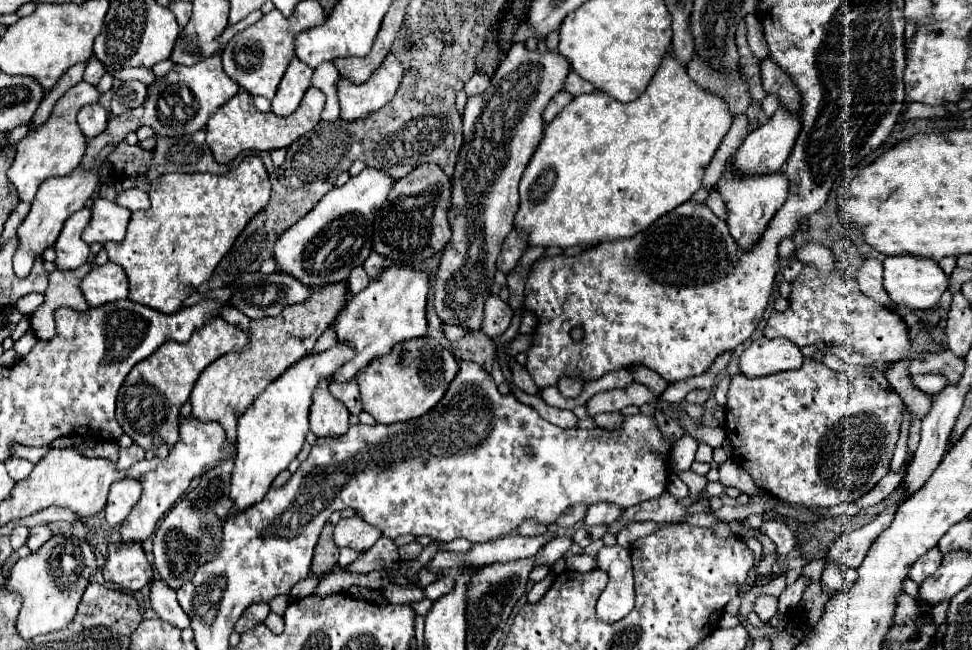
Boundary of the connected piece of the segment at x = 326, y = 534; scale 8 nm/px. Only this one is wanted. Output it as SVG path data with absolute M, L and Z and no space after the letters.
M330 522L322 528L322 534L320 534L316 550L314 550L312 566L310 566L312 574L326 574L338 562L338 548L336 548L336 544L332 540L332 530L334 530L334 526Z

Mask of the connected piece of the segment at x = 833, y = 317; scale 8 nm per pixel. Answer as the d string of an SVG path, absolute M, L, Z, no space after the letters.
M854 246L846 250L846 260L836 262L834 274L818 272L812 266L804 266L802 274L792 284L790 308L786 312L774 312L764 328L766 338L788 338L796 346L836 342L850 344L854 350L872 360L884 362L900 362L910 358L912 340L908 336L906 322L898 316L898 312L880 306L872 298L864 296L854 280L854 272L858 264L862 264L862 256Z

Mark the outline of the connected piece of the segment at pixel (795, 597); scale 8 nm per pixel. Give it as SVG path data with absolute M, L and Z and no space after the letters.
M800 576L796 582L792 582L784 592L782 596L778 598L780 600L780 614L786 614L788 610L794 610L802 598L802 592L806 590L806 586L810 584L812 580L806 578L806 576Z

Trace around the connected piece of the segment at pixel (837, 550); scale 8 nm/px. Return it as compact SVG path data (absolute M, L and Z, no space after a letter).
M898 506L894 508L886 508L882 510L870 524L850 532L848 536L840 538L828 552L828 558L842 564L842 566L850 566L850 568L858 568L864 560L864 556L868 554L870 546L874 544L874 540L892 524L894 516L896 516Z

